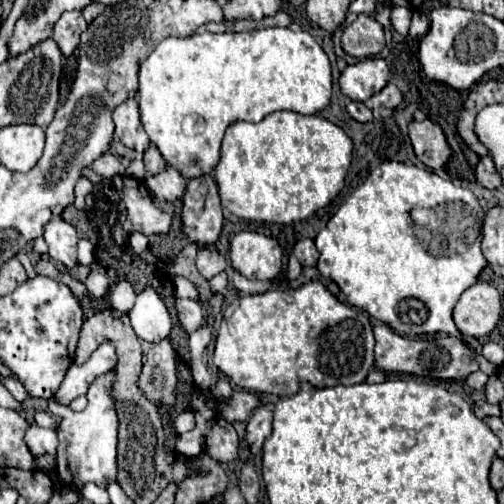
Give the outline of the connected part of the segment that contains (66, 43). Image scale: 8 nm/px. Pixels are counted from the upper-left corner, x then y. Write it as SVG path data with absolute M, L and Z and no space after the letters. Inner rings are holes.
M66 11L58 23L54 25L54 35L52 39L56 39L58 47L62 49L62 53L66 57L72 55L72 51L78 47L80 43L80 35L82 31L88 27L88 23L84 23L82 11Z

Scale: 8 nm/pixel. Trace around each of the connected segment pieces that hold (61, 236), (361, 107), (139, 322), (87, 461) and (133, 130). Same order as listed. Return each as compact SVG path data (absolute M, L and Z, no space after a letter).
M62 217L52 219L44 225L44 241L48 243L48 255L52 261L58 261L62 265L66 265L68 269L72 269L78 261L76 261L76 229L66 223Z
M352 101L352 103L348 103L348 113L350 113L350 117L352 119L356 119L356 121L360 123L367 123L373 121L373 114L364 103L358 103L358 101Z
M146 287L138 295L136 305L130 311L130 321L140 339L148 343L158 343L164 339L170 341L172 317L154 287Z
M114 371L100 375L96 379L86 397L88 405L84 411L74 413L66 405L58 403L54 397L48 399L48 411L58 417L58 453L56 453L56 475L62 487L80 491L86 483L96 483L98 487L106 487L110 481L116 479L116 433L118 433L118 419L114 401L110 397L110 387L114 381Z
M128 99L114 109L114 123L116 123L116 137L128 147L138 153L144 153L150 147L150 139L140 123L138 101Z

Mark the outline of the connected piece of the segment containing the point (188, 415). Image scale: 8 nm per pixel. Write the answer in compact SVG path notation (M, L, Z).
M182 411L182 413L176 417L176 421L174 421L174 427L176 427L178 435L182 435L182 433L186 433L186 431L192 431L194 425L196 425L196 421L194 421L192 411Z

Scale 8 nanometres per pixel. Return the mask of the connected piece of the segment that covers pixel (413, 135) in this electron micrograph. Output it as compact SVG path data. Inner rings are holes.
M430 119L420 123L412 121L408 125L408 133L414 153L424 165L428 165L430 169L440 169L448 163L452 149L448 147L446 137L436 123L432 123Z

